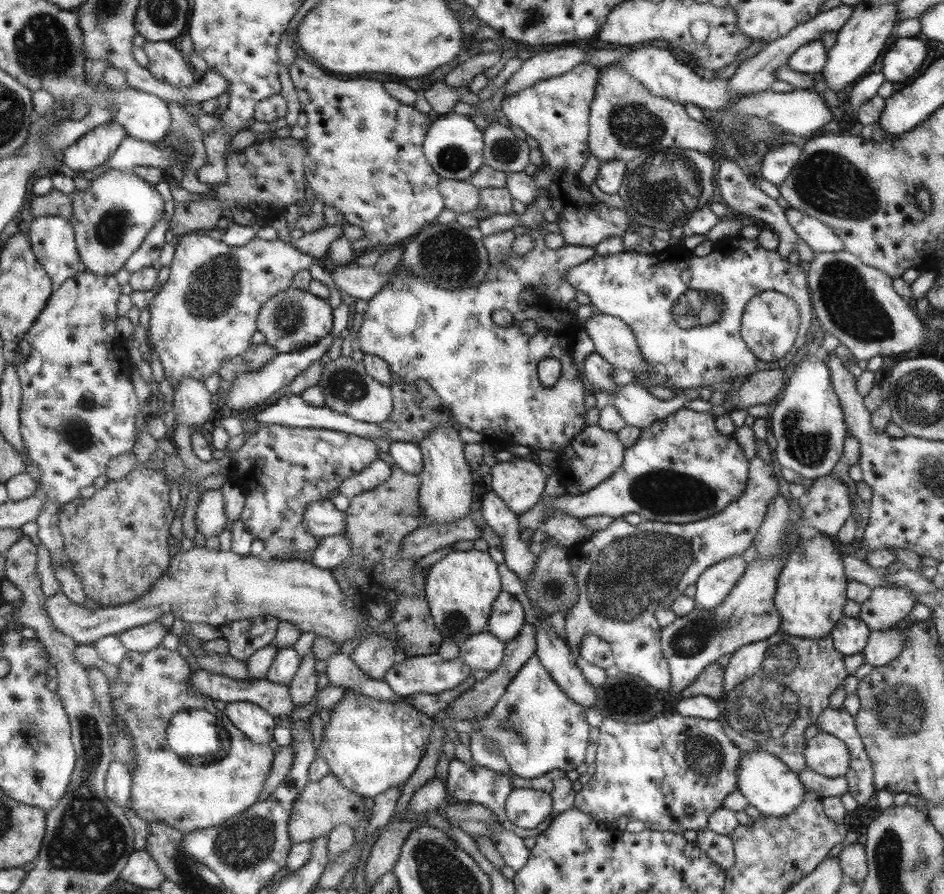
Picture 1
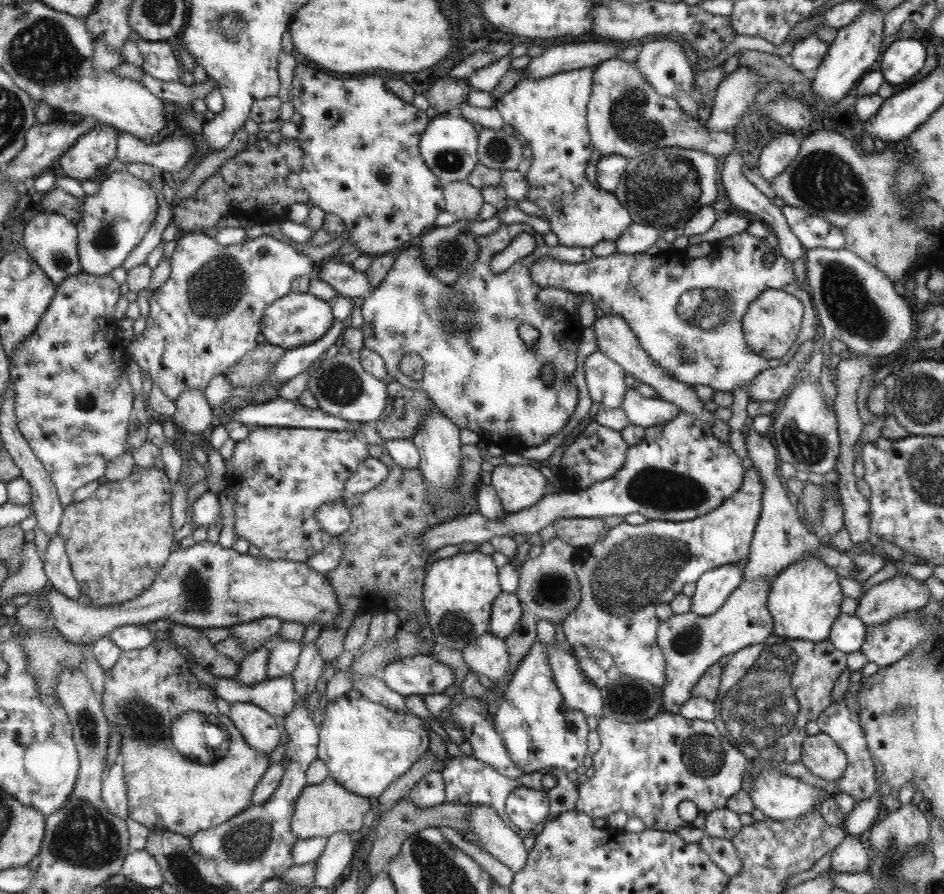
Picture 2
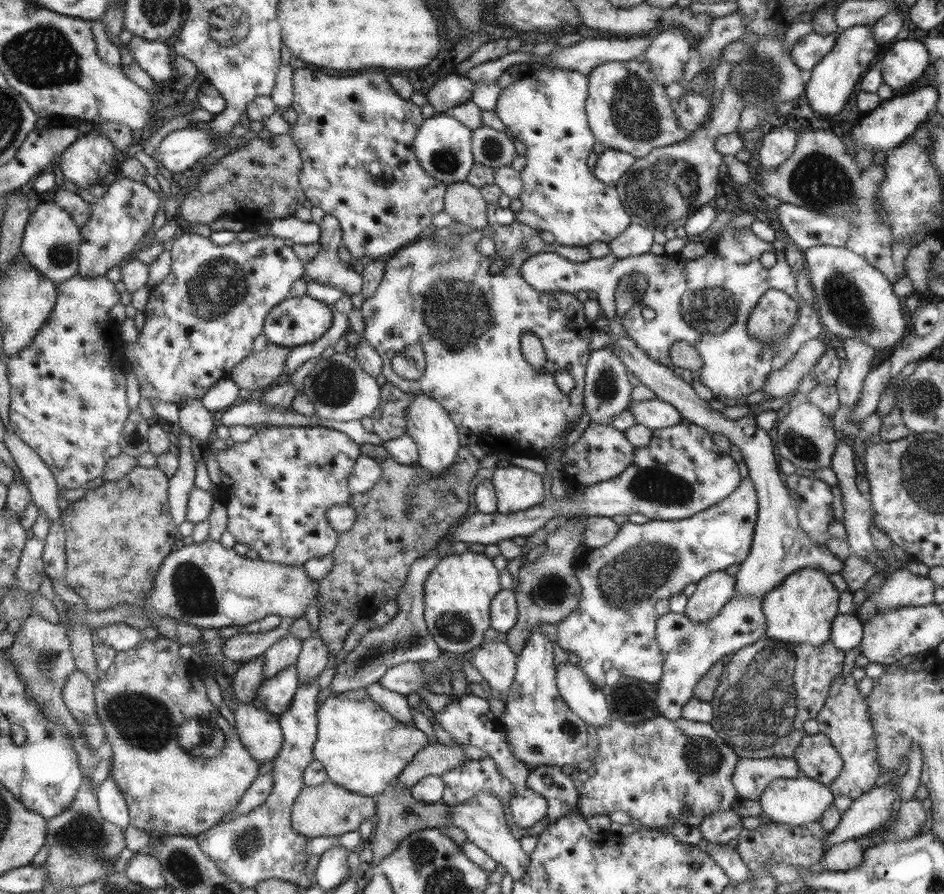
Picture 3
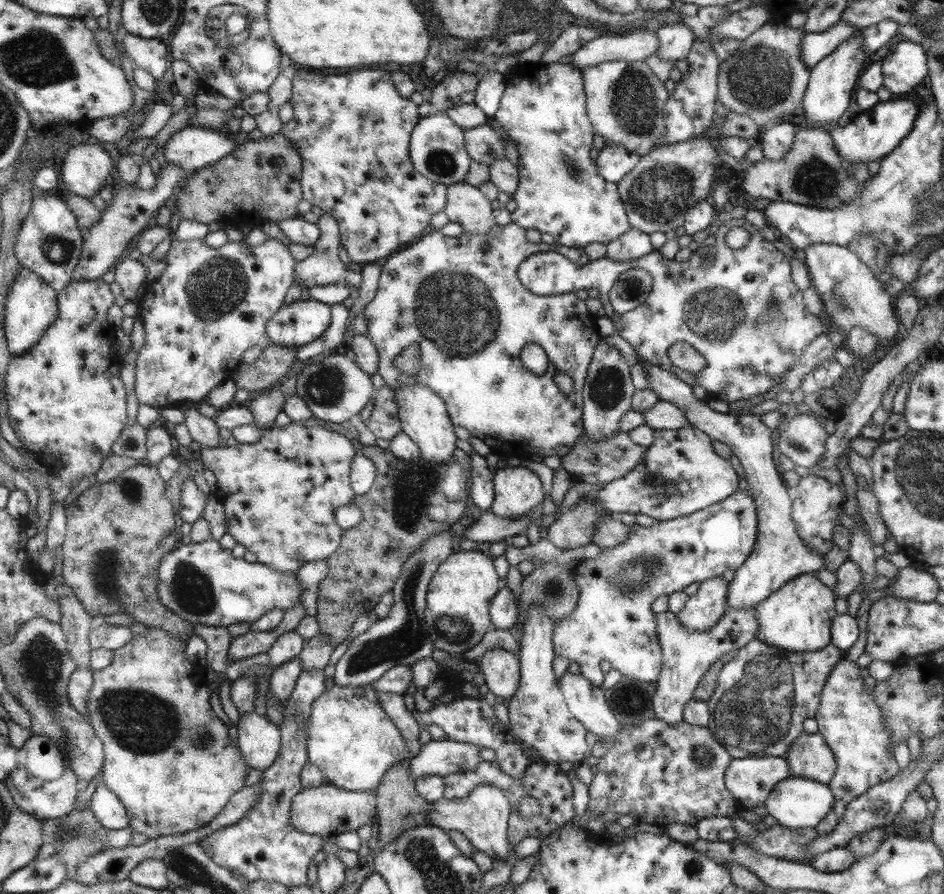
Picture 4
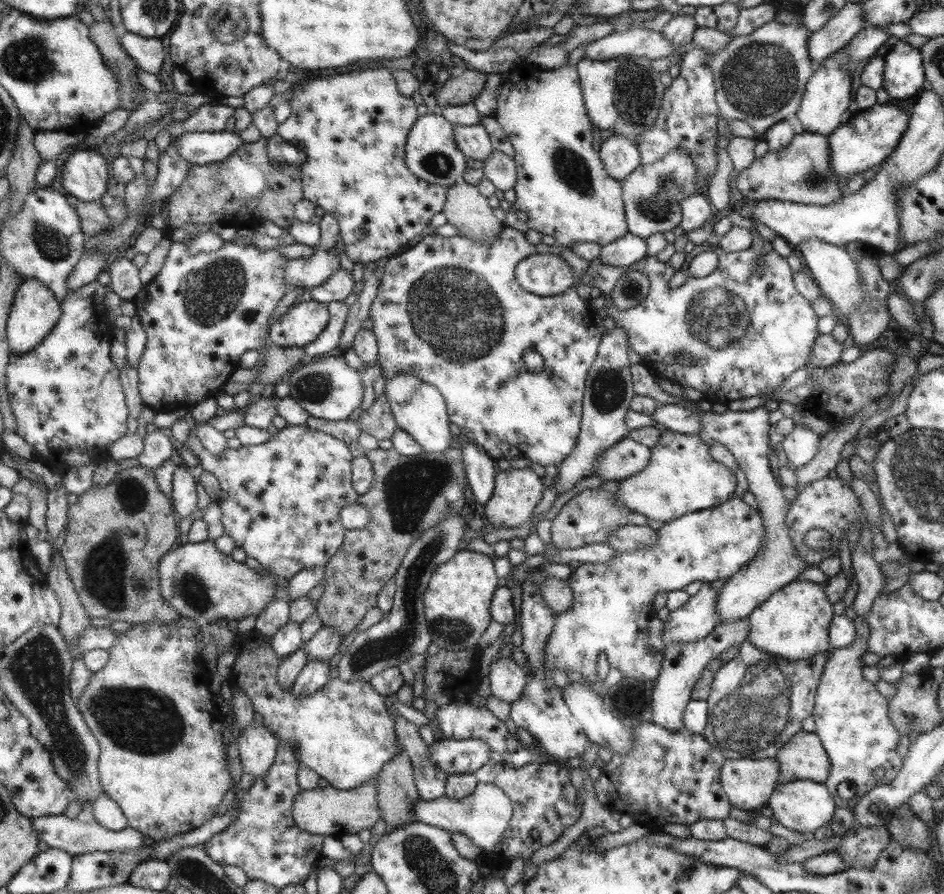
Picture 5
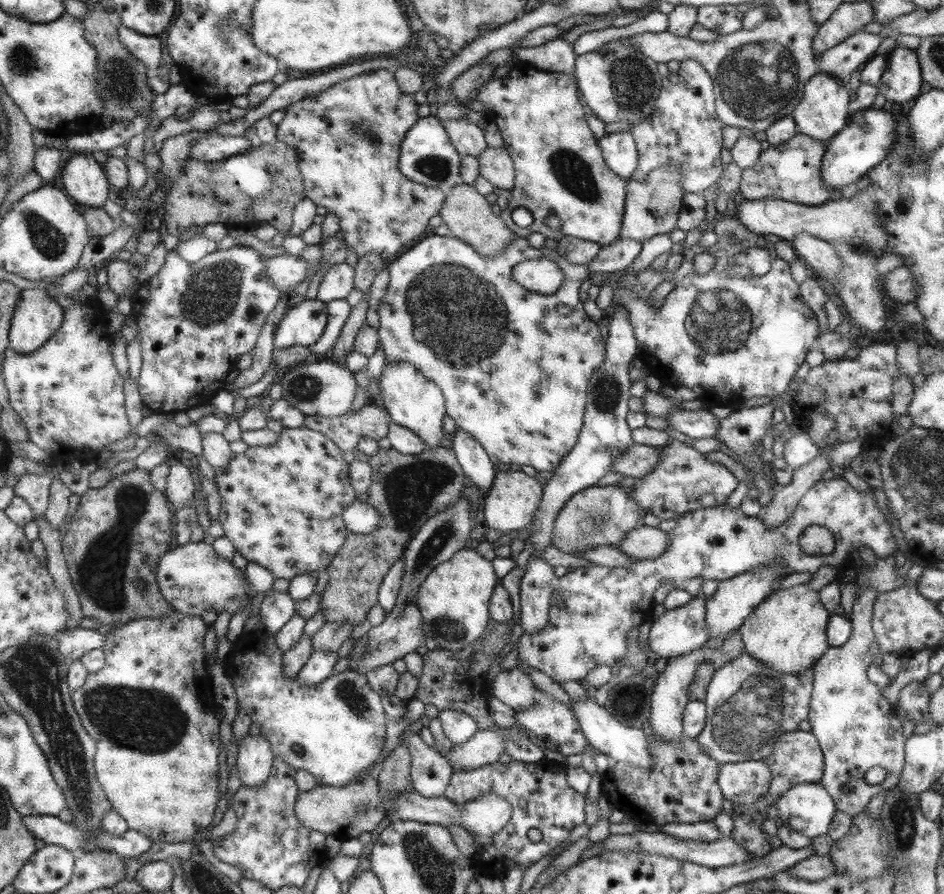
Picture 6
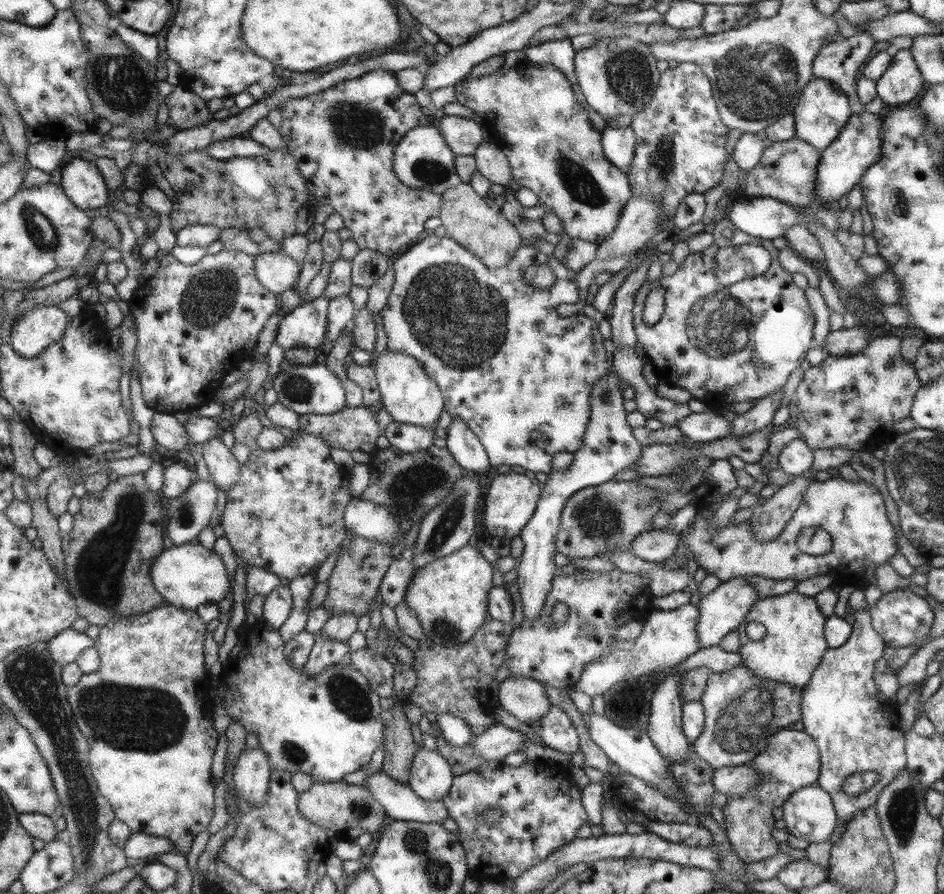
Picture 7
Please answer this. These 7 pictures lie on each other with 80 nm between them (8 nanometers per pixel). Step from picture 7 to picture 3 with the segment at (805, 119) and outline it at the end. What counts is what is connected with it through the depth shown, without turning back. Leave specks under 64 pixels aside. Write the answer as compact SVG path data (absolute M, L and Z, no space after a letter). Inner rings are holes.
M855 26L839 32L832 51L810 70L810 78L805 85L805 100L813 113L819 116L835 116L845 106L859 78L867 72L875 52L877 48L869 26Z

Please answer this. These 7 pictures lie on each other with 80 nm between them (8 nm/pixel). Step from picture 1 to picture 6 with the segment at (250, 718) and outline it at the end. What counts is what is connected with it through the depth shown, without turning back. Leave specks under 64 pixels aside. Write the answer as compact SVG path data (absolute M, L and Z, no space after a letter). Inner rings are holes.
M261 734L253 737L248 735L239 745L236 769L241 786L261 786L269 778L275 756L266 739Z

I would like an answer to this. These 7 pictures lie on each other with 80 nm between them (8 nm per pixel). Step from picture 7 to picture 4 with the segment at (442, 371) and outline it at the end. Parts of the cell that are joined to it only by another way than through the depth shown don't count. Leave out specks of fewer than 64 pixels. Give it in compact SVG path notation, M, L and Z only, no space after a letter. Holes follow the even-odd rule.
M511 222L504 225L495 224L491 230L485 234L469 234L461 233L455 238L448 238L441 235L440 231L433 230L431 233L427 233L427 236L423 236L423 240L415 242L415 244L408 246L402 252L397 252L394 256L387 258L382 267L380 267L380 273L378 276L377 290L375 296L365 305L362 314L366 320L367 330L365 334L373 341L378 354L378 367L376 373L381 376L385 386L389 388L399 388L399 384L403 382L405 384L405 373L400 372L393 365L393 358L399 356L405 347L417 346L419 357L419 370L413 375L413 381L416 384L424 384L436 393L437 396L443 399L446 404L446 413L450 417L454 426L461 426L469 432L470 436L479 438L485 446L488 446L494 453L501 455L503 458L509 456L515 456L521 460L526 459L531 462L544 462L547 456L552 456L557 459L561 459L565 456L583 436L582 434L582 414L581 414L581 386L584 386L586 380L586 372L589 370L591 359L593 358L593 350L595 350L595 344L600 336L597 336L597 328L591 320L591 315L585 308L585 302L575 298L574 293L565 294L553 294L551 296L539 296L532 293L529 289L525 288L521 281L518 279L517 268L518 263L527 259L527 256L552 251L561 254L566 257L567 260L573 261L575 265L583 266L590 262L590 258L583 253L583 248L574 247L568 248L560 246L559 244L531 244L525 239L524 228L519 228L519 225ZM526 344L536 344L543 349L543 352L548 358L548 365L546 371L543 374L531 374L520 361L521 349ZM554 374L567 374L573 381L573 390L569 394L563 394L559 388L553 382Z

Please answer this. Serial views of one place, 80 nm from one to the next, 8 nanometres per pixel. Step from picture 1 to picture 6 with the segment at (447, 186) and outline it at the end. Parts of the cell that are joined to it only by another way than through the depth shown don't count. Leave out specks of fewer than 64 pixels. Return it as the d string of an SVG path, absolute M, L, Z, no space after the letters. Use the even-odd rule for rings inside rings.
M462 182L447 190L447 192L439 216L449 230L450 237L466 242L467 245L471 246L471 249L476 250L483 257L495 257L511 245L515 235L513 230L501 216L491 213L490 204L485 201L482 194L479 194L471 185Z

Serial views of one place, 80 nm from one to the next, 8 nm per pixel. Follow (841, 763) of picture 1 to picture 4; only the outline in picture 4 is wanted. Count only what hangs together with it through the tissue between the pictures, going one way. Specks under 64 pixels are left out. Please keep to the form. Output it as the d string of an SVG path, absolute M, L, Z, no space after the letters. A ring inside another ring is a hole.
M802 732L798 738L788 744L784 754L785 762L788 764L789 777L803 777L807 780L819 781L828 784L837 770L837 761L834 753L830 751L829 745L823 741L819 734L806 734Z

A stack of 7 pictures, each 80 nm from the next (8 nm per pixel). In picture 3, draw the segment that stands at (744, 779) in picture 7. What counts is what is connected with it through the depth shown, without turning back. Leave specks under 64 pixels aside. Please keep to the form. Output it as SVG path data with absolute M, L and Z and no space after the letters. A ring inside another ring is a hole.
M738 758L730 780L738 799L757 802L772 780L799 776L801 774L792 758Z

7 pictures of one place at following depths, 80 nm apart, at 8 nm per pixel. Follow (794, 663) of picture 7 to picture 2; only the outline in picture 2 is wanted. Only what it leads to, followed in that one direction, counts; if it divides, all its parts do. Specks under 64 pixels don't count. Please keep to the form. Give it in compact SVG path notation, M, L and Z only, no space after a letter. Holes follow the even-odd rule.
M812 550L774 576L770 581L768 600L768 608L774 618L772 634L789 640L808 640L813 643L822 643L828 639L831 624L840 615L839 608L843 598L837 577L837 572L830 565L823 564L821 557L816 556Z

